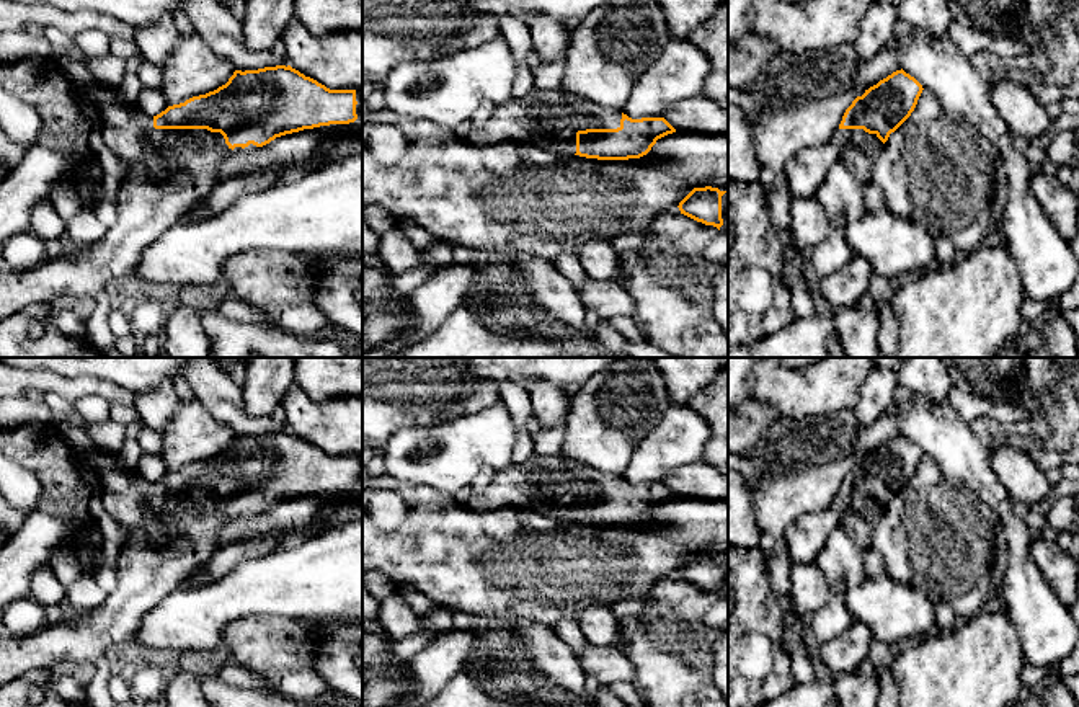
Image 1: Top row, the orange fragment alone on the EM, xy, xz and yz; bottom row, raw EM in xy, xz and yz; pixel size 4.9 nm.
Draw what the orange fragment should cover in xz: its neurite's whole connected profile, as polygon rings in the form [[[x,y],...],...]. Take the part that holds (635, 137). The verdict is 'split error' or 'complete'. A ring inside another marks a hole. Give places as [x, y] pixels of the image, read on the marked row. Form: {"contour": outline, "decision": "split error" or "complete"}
{"contour": [[[532,88],[522,98],[509,98],[496,106],[495,114],[480,129],[472,129],[468,140],[477,145],[504,140],[526,142],[547,152],[579,155],[597,160],[628,160],[646,155],[658,139],[676,132],[664,118],[632,119],[622,109],[609,109],[560,88]]], "decision": "split error"}

